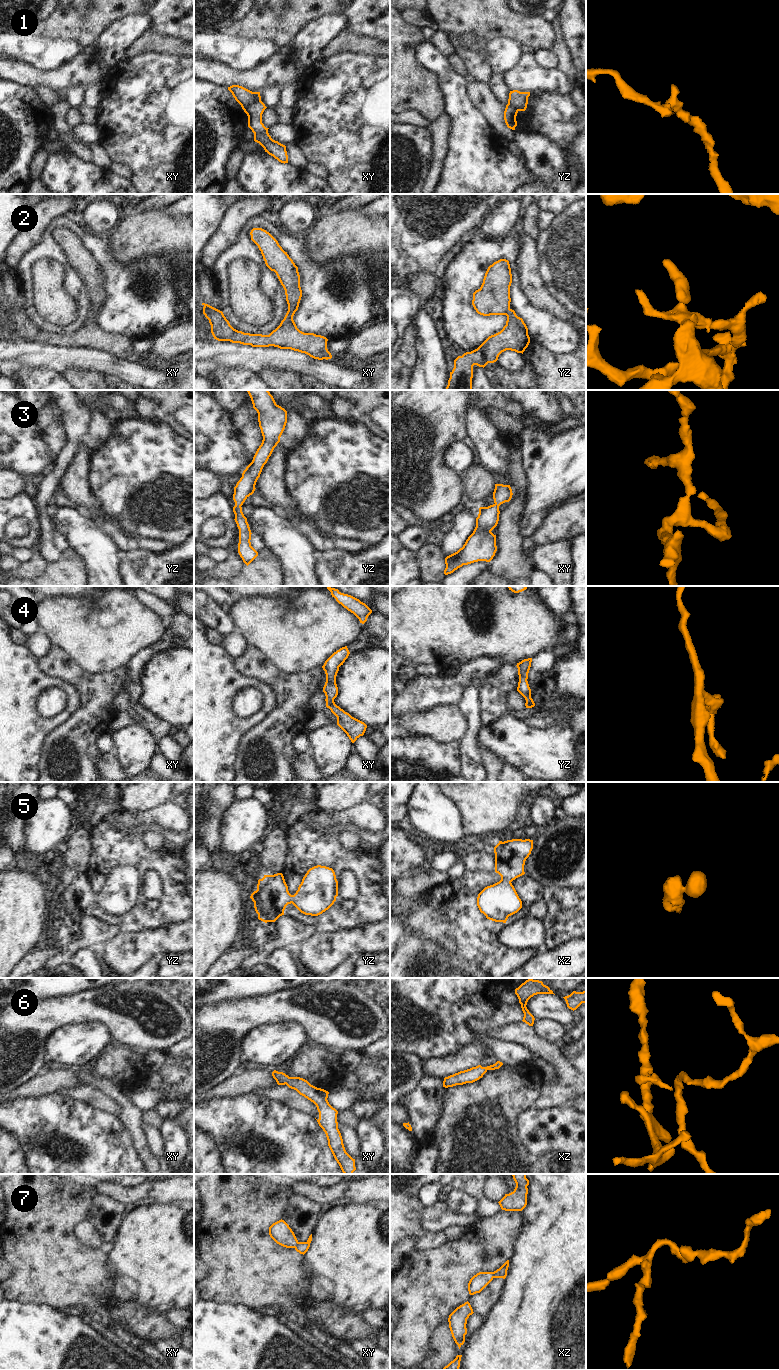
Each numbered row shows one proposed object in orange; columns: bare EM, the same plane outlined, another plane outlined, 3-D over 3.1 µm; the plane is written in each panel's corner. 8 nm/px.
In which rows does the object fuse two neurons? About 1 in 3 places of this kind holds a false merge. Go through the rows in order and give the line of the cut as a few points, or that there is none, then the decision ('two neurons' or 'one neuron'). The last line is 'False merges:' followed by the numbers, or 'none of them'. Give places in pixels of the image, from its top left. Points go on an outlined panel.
1: cut in xy along (260, 99), (252, 102), (244, 110); two neurons
2: no cut; one neuron
3: no cut; one neuron
4: no cut; one neuron
5: no cut; one neuron
6: no cut; one neuron
7: no cut; one neuron
False merges: 1

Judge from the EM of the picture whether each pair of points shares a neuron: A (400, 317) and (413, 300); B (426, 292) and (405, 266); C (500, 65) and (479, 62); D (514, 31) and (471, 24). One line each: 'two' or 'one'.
A: one
B: two
C: two
D: one

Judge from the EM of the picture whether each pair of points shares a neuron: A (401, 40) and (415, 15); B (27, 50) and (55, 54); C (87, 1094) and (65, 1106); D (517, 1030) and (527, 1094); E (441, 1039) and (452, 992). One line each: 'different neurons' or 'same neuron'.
A: different neurons
B: same neuron
C: different neurons
D: different neurons
E: same neuron

